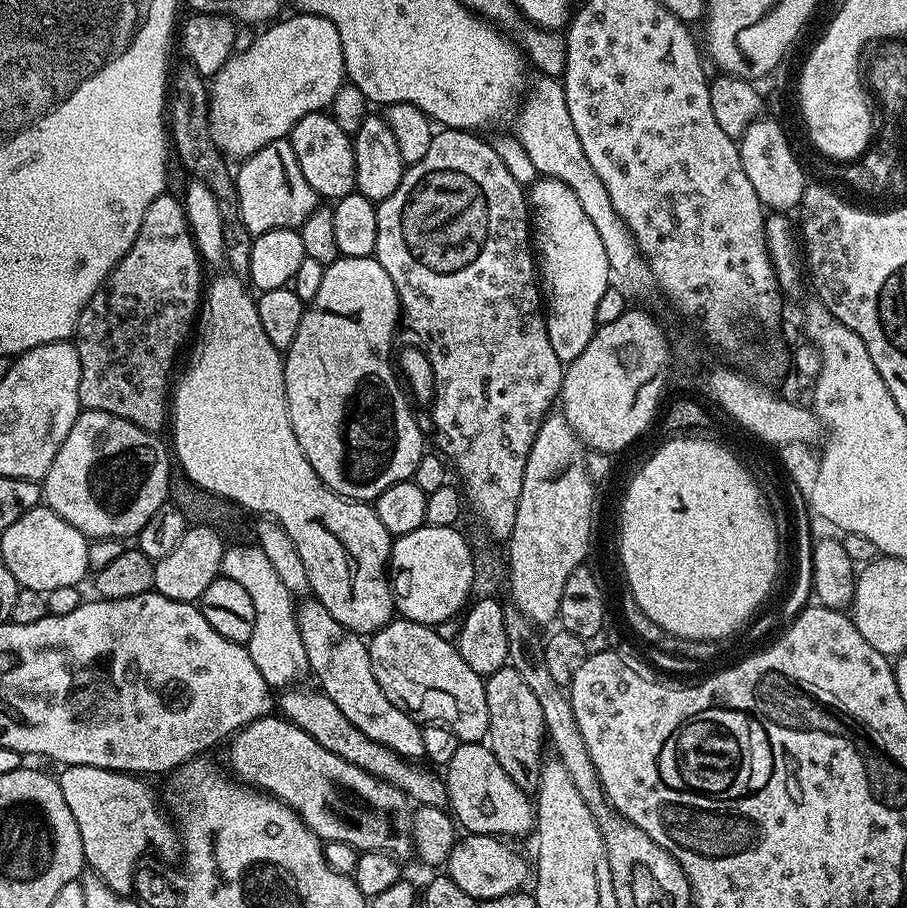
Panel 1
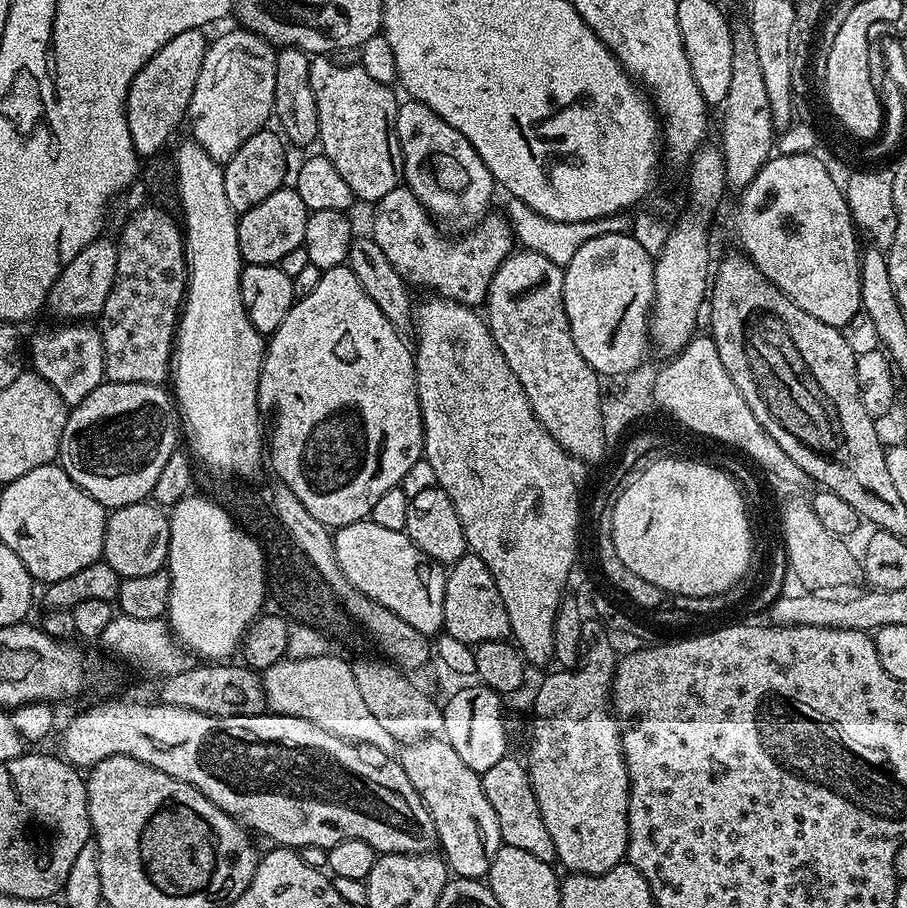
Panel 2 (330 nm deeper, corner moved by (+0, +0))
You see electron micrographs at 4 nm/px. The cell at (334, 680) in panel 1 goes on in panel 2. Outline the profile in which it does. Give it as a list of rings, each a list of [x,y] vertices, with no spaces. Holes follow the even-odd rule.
[[[443,738],[405,744],[399,749],[398,759],[426,810],[430,810],[430,818],[434,818],[438,848],[449,869],[466,880],[487,877],[490,862],[498,854],[502,841],[498,814],[494,814],[486,790],[482,790],[481,773],[470,770]]]

